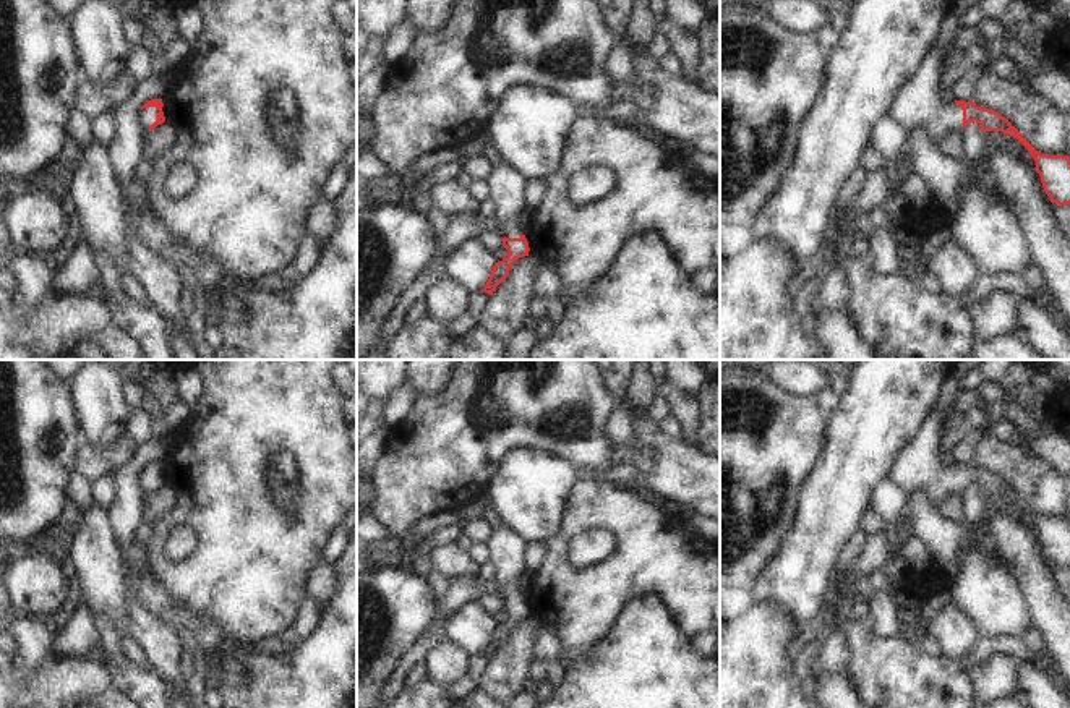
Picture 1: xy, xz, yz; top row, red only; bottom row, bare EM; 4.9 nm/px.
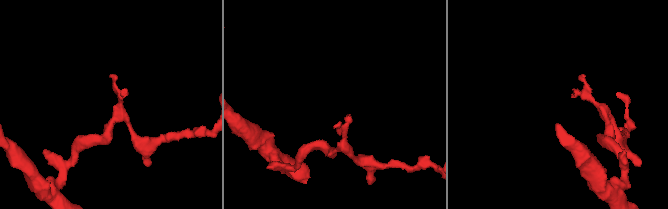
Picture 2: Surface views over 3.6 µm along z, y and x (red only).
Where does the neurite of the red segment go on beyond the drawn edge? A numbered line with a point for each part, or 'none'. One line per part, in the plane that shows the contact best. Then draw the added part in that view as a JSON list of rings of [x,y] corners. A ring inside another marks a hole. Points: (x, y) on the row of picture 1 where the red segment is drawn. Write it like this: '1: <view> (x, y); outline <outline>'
1: xy (146, 117); outline [[[148,107],[139,110],[138,123],[143,131],[149,131],[149,126],[156,122],[157,113],[159,113],[157,107]]]

